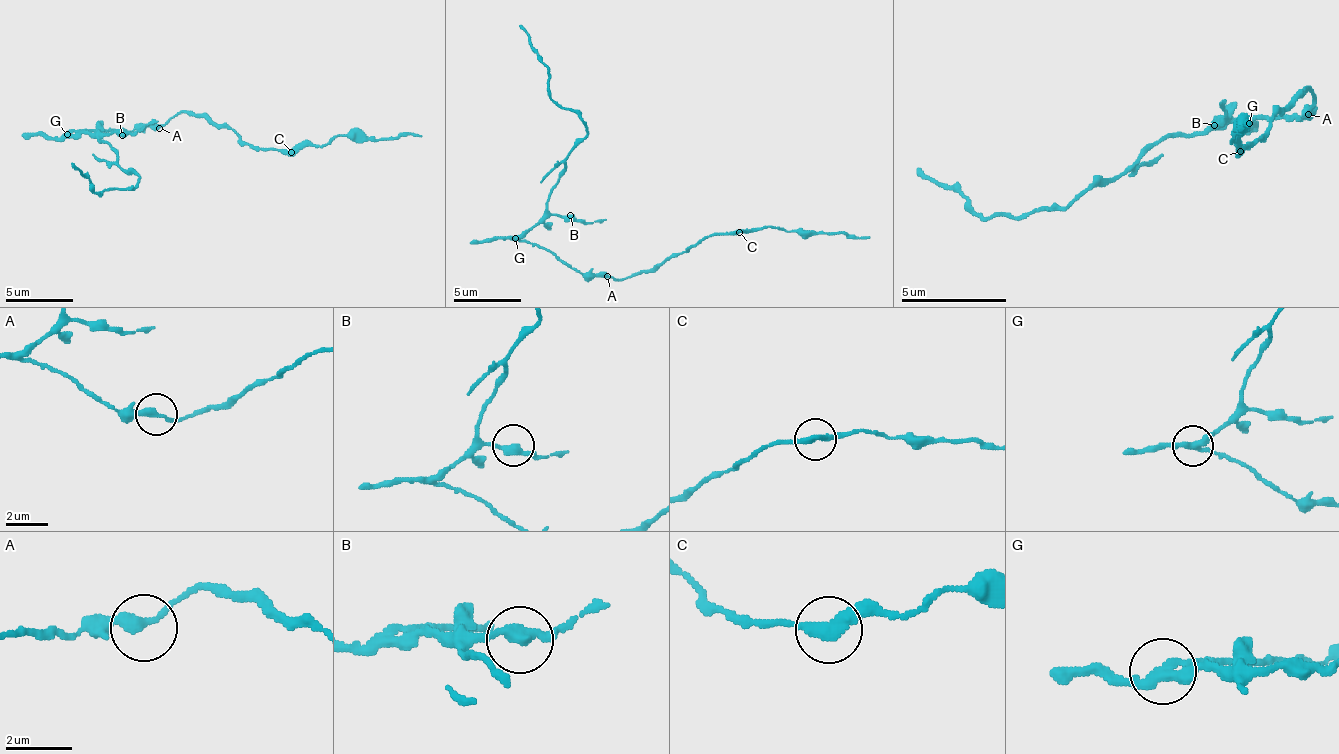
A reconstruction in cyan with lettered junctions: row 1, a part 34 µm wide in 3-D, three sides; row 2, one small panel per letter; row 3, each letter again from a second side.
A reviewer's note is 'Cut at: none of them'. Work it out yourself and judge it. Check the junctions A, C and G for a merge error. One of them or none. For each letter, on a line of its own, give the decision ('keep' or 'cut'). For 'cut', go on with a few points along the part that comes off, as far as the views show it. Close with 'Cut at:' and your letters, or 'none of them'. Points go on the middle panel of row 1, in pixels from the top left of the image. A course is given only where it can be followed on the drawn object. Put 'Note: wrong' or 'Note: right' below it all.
A: keep
C: keep
G: cut; foreign part runs (516, 239), (543, 215), (563, 161), (587, 134), (587, 124), (550, 97), (550, 67), (519, 26)
Cut at: G
Note: wrong

